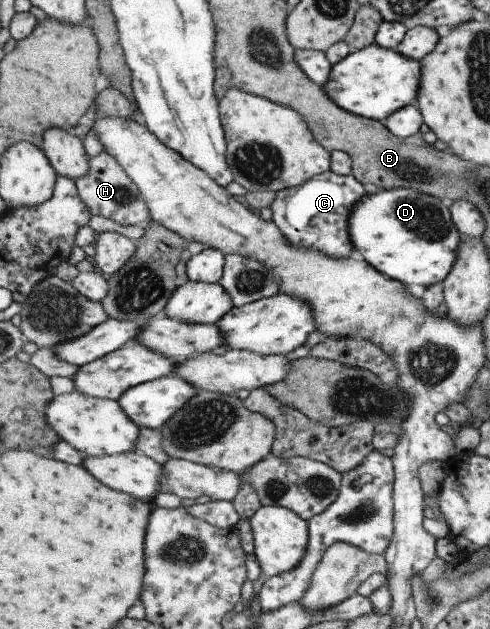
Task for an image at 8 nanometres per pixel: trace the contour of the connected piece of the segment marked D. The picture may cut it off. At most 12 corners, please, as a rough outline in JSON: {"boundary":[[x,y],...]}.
{"boundary":[[411,188],[353,206],[357,256],[419,291],[461,248],[450,208]]}

